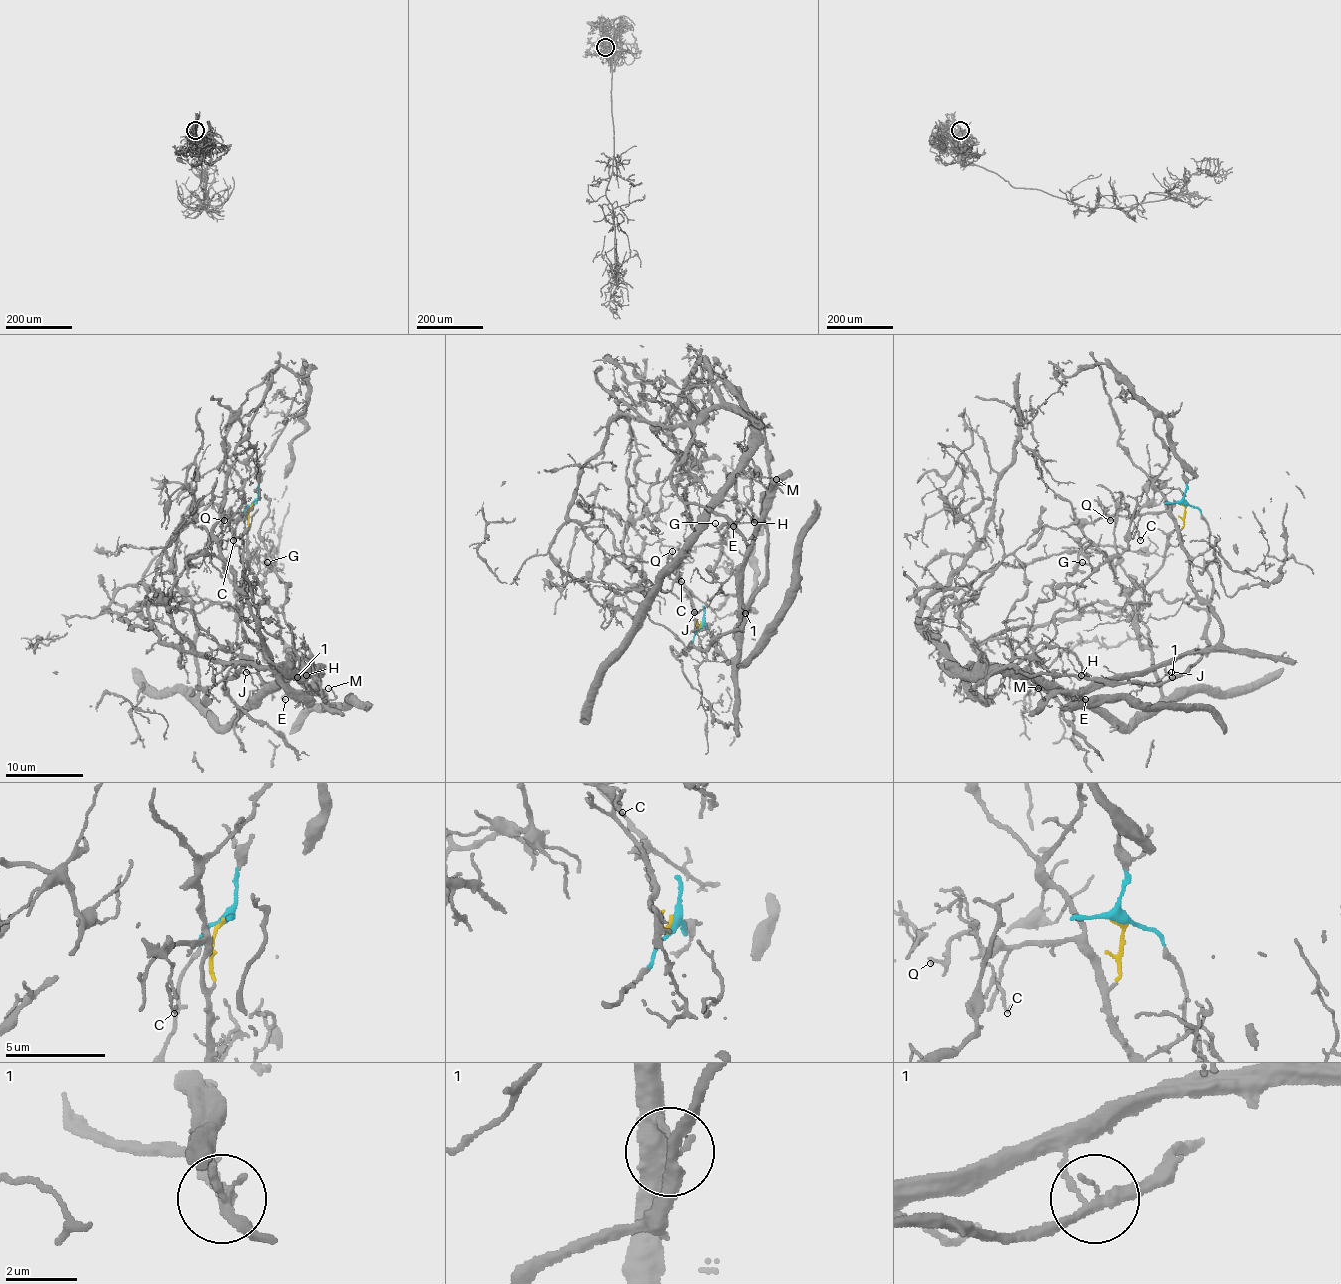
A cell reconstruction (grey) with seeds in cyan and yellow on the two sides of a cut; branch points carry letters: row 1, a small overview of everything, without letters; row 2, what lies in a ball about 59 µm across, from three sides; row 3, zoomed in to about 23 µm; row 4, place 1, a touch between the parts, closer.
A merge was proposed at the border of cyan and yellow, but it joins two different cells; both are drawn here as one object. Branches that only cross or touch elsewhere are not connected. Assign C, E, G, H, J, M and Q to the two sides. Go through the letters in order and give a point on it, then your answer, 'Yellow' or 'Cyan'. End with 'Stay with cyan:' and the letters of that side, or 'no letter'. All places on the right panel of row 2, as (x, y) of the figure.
C: Place: (1140, 540). Yellow
E: Place: (1085, 699). Yellow
G: Place: (1082, 562). Cyan
H: Place: (1081, 675). Cyan
J: Place: (1171, 672). Yellow
M: Place: (1038, 688). Yellow
Q: Place: (1110, 520). Yellow
Stay with cyan: G, H

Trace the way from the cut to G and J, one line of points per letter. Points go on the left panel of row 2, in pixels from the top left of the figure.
G: (252, 505), (224, 566), (242, 630), (304, 685), (318, 681), (285, 621), (289, 583), (267, 562)
J: (252, 505), (248, 556), (254, 578), (279, 623), (279, 636), (291, 648), (291, 671), (275, 685), (246, 671)

